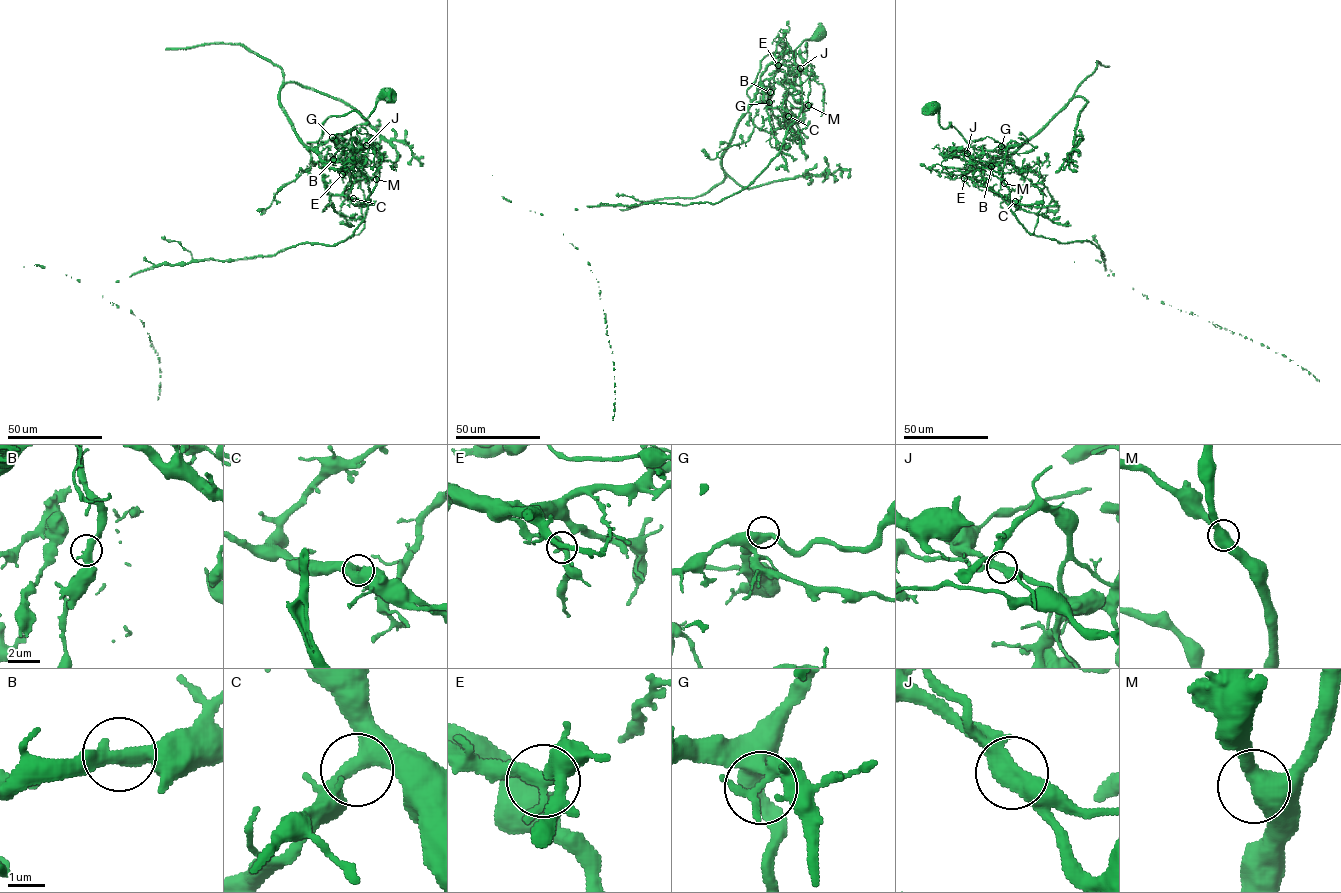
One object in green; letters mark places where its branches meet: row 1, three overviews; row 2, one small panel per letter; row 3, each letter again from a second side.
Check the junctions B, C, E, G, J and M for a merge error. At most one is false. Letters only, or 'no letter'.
J

